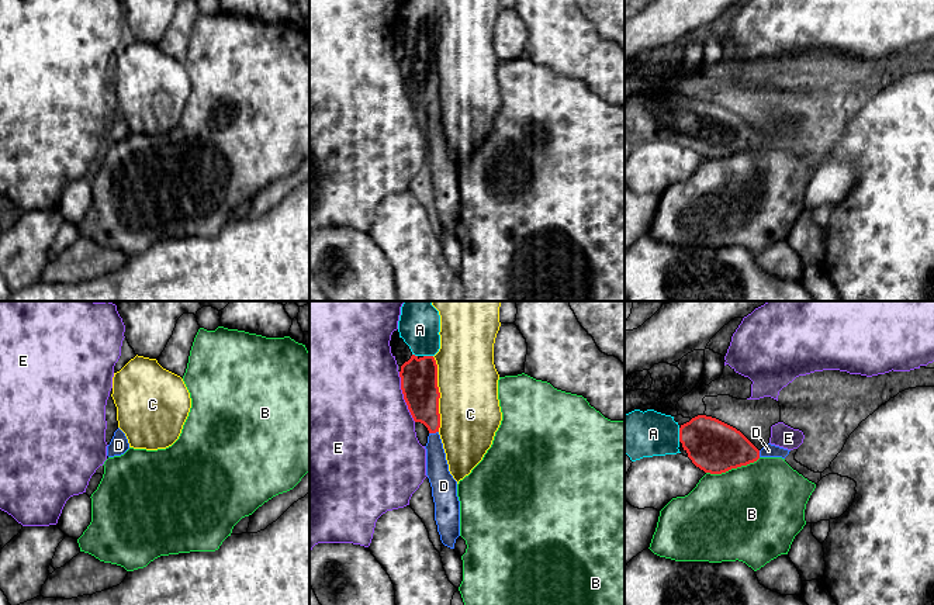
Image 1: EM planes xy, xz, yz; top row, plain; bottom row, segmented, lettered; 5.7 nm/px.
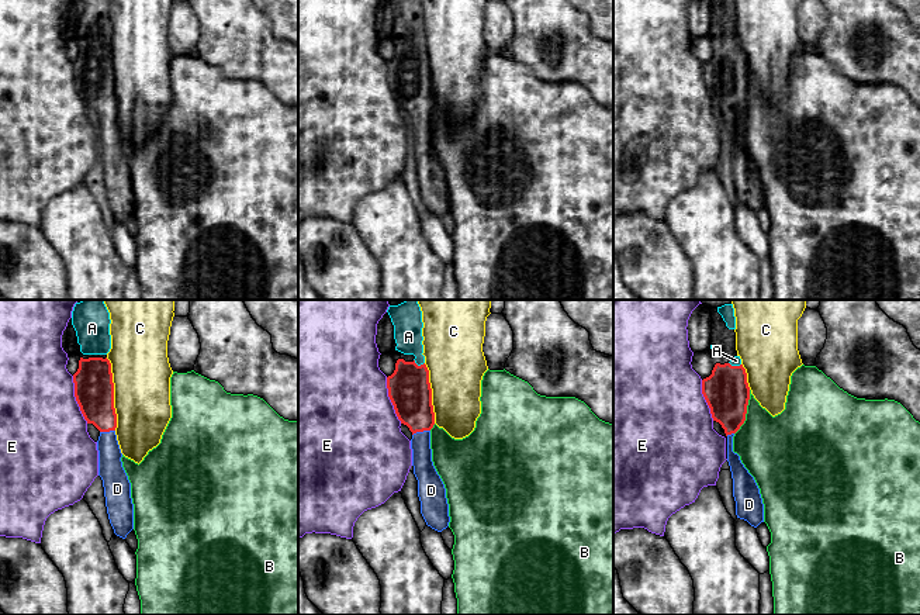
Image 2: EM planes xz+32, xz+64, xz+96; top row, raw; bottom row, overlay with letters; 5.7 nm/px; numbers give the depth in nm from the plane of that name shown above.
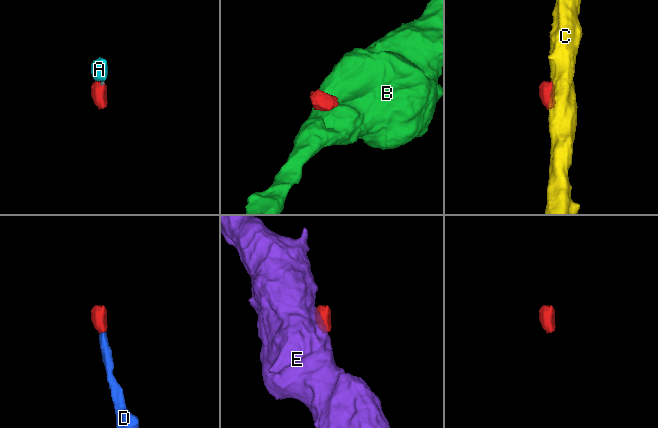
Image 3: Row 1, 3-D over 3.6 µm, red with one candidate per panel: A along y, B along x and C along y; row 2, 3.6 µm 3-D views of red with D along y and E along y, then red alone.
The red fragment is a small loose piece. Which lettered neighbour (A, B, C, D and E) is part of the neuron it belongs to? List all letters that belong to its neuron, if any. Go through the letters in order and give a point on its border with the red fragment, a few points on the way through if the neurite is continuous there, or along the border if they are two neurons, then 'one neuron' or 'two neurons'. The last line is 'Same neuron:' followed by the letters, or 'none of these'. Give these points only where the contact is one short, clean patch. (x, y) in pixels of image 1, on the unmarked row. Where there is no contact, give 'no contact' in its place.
A: meets red in yz at (680, 120); runs through yz (713, 131), (702, 121), (680, 120), (637, 118); one neuron
B: meets red in yz at (733, 152); border along yz (760, 142), (720, 158), (706, 158); two neurons
C: meets red in xz at (439, 79); border along xz (432, 41), (436, 49), (439, 78), (439, 116); two neurons
D: meets red in xz at (433, 117); runs through xz (421, 78), (433, 117), (438, 156); one neuron
E: meets red in xz at (404, 82); border along xz (398, 56), (402, 83), (415, 106); two neurons
Same neuron: A, D

